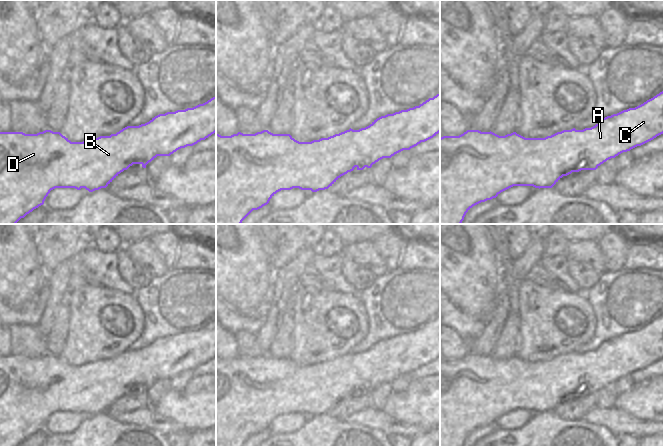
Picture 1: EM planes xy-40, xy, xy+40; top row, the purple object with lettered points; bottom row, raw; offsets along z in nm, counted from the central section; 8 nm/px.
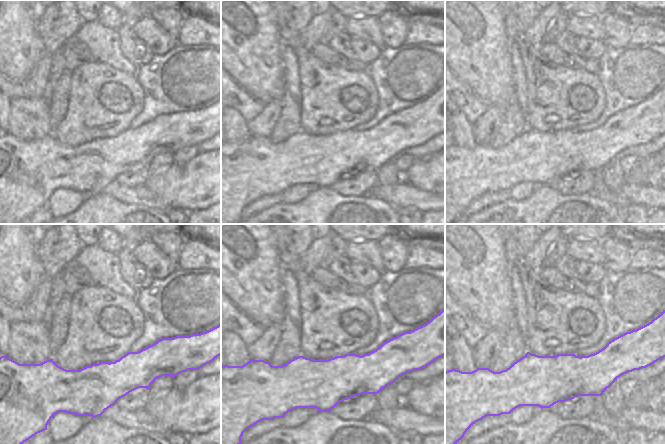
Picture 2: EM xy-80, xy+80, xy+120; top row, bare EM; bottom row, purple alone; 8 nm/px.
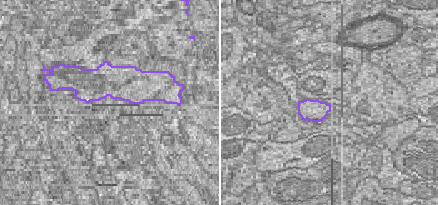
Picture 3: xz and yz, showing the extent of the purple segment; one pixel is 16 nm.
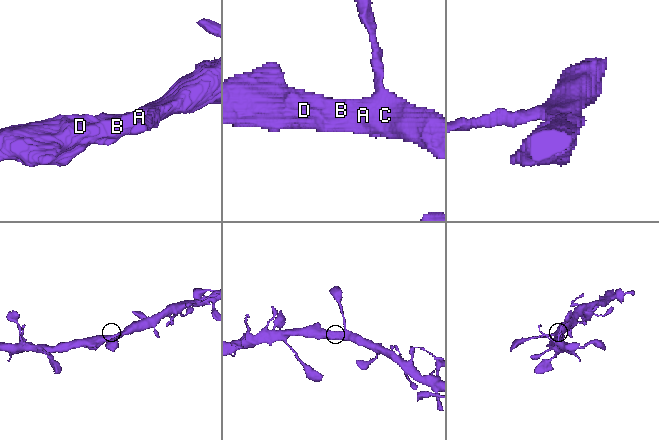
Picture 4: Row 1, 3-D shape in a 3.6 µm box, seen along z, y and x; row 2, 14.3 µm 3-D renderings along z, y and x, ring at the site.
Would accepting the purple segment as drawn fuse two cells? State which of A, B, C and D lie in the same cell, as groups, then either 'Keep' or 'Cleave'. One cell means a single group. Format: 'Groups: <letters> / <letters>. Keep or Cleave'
Groups: A B C D. Keep

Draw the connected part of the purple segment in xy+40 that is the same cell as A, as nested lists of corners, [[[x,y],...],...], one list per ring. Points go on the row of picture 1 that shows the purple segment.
[[[664,90],[635,108],[603,118],[591,128],[563,130],[545,138],[525,138],[516,132],[499,136],[479,130],[467,130],[459,136],[443,136],[440,138],[440,224],[461,224],[473,206],[496,198],[513,186],[552,188],[563,176],[581,170],[596,170],[607,160],[663,133]]]

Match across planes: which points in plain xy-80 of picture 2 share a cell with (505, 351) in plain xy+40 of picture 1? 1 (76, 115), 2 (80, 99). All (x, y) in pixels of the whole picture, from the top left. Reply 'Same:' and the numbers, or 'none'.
Same: none

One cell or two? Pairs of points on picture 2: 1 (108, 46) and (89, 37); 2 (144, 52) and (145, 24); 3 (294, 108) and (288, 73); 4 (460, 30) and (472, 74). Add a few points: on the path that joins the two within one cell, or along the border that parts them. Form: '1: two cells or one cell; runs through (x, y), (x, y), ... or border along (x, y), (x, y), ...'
1: one cell; runs through (103, 43), (94, 37)
2: two cells; border along (131, 22), (134, 33), (155, 55)
3: two cells; border along (287, 95), (300, 104)
4: one cell; runs through (470, 41), (470, 63)

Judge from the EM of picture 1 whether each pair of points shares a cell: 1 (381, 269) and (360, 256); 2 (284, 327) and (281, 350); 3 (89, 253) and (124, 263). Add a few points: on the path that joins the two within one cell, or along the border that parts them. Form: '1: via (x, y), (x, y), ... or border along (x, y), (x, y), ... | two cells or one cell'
1: via (376, 264), (368, 256), (365, 256) | one cell
2: via (284, 333), (282, 344) | one cell
3: border along (115, 252), (118, 272), (127, 283) | two cells

